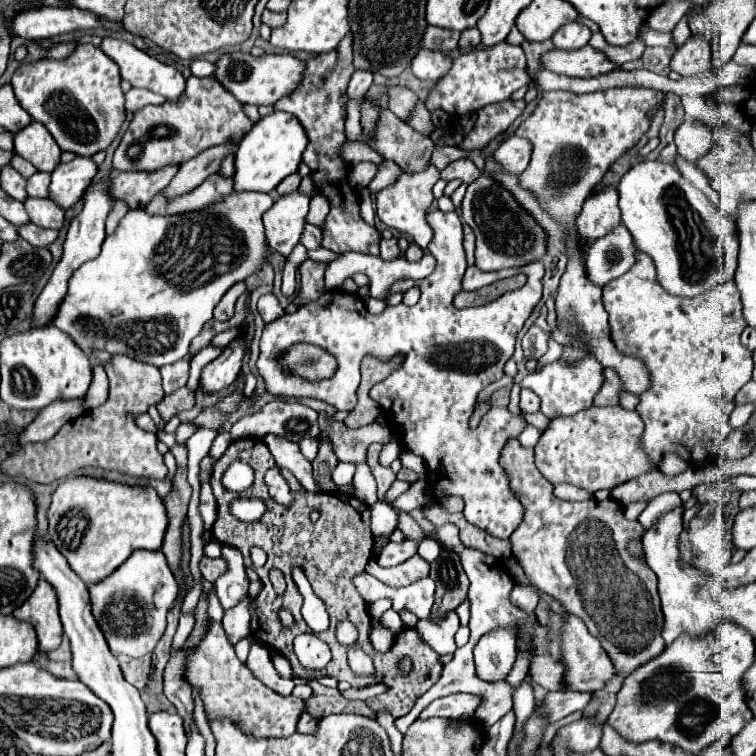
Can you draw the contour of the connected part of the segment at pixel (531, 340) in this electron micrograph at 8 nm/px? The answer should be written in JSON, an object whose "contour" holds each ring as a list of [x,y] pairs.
{"contour":[[[533,325],[523,335],[523,351],[525,351],[525,357],[527,359],[539,359],[539,357],[543,357],[547,353],[547,339],[549,339],[549,333],[545,333],[537,325]]]}

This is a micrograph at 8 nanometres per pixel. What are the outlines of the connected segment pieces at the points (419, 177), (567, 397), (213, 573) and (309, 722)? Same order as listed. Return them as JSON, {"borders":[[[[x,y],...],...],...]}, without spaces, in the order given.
{"borders":[[[[427,165],[423,171],[419,173],[401,173],[401,177],[381,189],[377,195],[375,195],[375,201],[377,201],[377,215],[379,219],[389,227],[389,229],[395,229],[403,235],[407,235],[413,243],[417,243],[421,249],[425,249],[425,245],[431,241],[433,233],[431,233],[431,227],[427,225],[425,221],[425,215],[427,215],[427,209],[429,205],[433,203],[433,185],[439,181],[439,169],[435,165]]],[[[587,357],[573,367],[563,363],[551,363],[551,365],[539,367],[535,373],[529,373],[519,385],[535,391],[537,397],[541,399],[541,413],[547,415],[549,419],[555,419],[555,417],[569,417],[591,407],[595,393],[599,393],[599,389],[603,387],[603,381],[605,381],[603,365],[597,359]]],[[[203,555],[199,561],[199,571],[207,581],[213,583],[219,577],[219,573],[225,571],[225,561],[223,559],[209,559],[207,555]]],[[[301,713],[299,715],[299,723],[297,723],[297,731],[299,733],[313,733],[315,731],[315,725],[317,725],[317,719],[313,719],[307,713]]]]}

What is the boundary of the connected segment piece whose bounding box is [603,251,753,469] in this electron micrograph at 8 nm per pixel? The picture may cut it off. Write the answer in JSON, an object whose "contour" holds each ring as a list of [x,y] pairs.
{"contour":[[[641,251],[639,261],[635,261],[635,265],[623,277],[617,277],[615,281],[611,281],[611,285],[605,285],[603,305],[609,313],[611,341],[617,345],[619,353],[643,361],[649,373],[651,385],[645,393],[637,395],[637,413],[645,423],[645,431],[639,443],[643,445],[643,451],[647,453],[653,469],[659,467],[659,461],[665,453],[675,453],[680,457],[689,455],[692,463],[700,462],[697,459],[699,449],[709,445],[711,440],[725,442],[727,439],[731,431],[729,415],[735,407],[735,395],[751,379],[753,371],[751,351],[739,341],[741,331],[747,323],[743,319],[741,294],[735,281],[728,281],[707,294],[691,299],[675,297],[659,285],[651,257]]]}

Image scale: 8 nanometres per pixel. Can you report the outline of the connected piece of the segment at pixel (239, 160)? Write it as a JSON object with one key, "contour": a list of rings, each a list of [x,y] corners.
{"contour":[[[275,111],[259,119],[237,145],[235,175],[233,175],[235,191],[271,193],[287,175],[297,171],[305,147],[307,147],[307,135],[297,117],[287,115],[283,111]]]}

